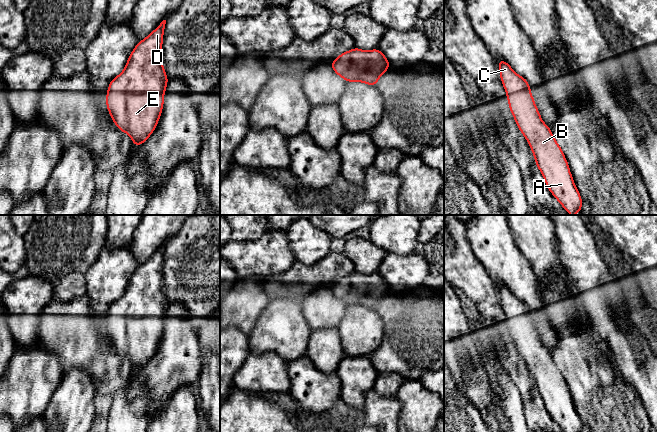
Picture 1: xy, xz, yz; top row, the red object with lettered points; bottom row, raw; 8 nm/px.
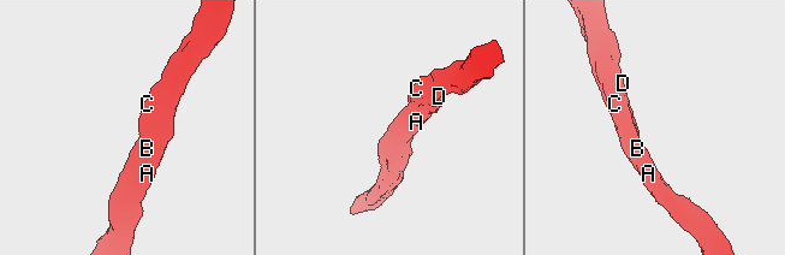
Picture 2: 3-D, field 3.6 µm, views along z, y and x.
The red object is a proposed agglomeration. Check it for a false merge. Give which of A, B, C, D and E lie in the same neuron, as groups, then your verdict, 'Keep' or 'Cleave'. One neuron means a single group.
Groups: A B C D E. Keep

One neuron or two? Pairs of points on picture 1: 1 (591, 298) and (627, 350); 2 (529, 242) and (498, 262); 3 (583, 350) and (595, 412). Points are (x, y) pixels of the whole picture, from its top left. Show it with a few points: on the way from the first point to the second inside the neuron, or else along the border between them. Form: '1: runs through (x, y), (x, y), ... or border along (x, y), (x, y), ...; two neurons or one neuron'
1: runs through (604, 311), (604, 323), (616, 337); one neuron
2: border along (509, 227), (518, 249), (532, 268); two neurons
3: runs through (583, 365), (595, 388), (595, 397); one neuron

